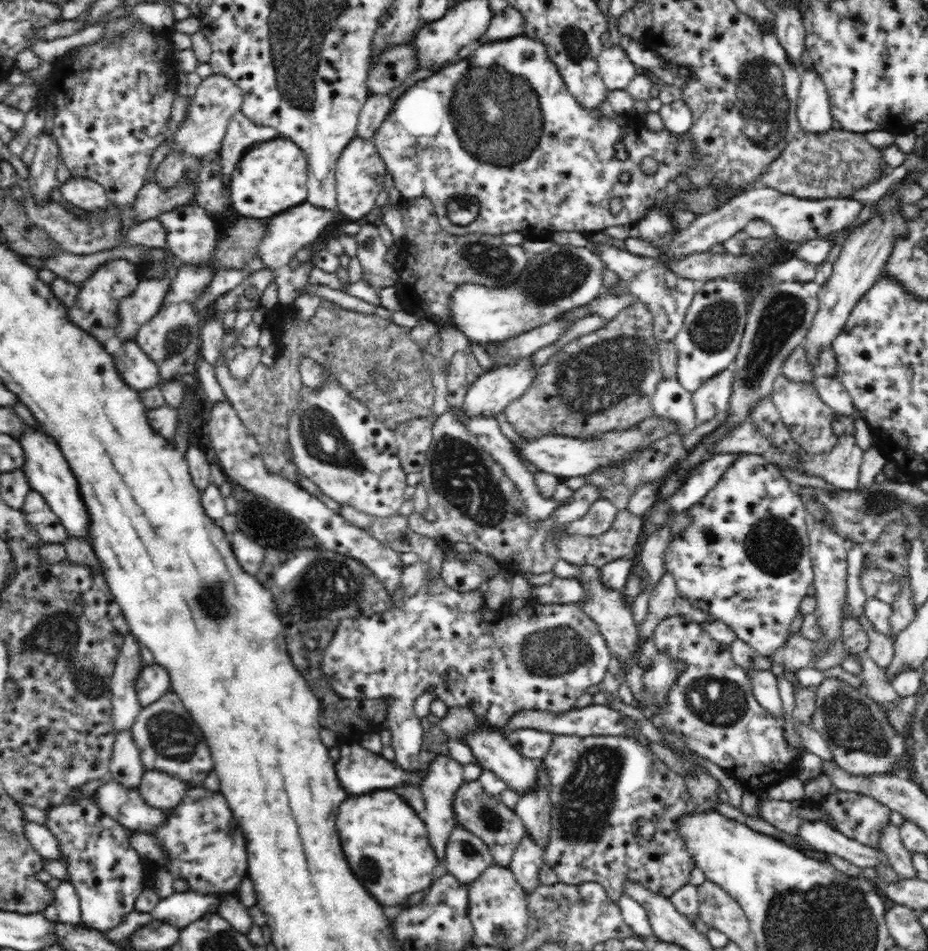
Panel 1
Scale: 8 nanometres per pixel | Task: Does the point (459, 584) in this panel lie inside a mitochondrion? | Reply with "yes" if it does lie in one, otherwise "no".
no

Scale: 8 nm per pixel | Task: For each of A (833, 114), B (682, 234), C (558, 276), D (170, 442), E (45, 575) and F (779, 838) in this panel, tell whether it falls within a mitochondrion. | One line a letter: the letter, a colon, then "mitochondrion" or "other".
A: other
B: other
C: mitochondrion
D: other
E: other
F: other

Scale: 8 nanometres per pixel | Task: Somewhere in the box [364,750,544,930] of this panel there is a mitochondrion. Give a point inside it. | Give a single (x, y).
(491, 821)

